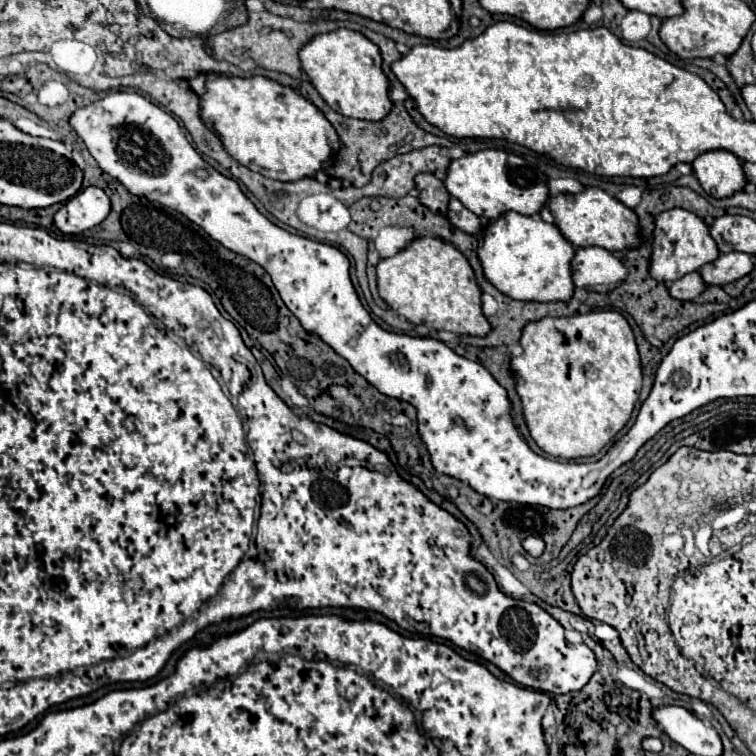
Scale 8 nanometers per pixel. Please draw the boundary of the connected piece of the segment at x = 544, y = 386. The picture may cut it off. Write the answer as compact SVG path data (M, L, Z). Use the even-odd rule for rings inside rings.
M602 310L602 312L588 312L588 314L574 314L568 318L542 318L538 322L530 322L524 326L524 334L520 340L524 354L518 358L512 358L512 372L516 370L518 382L516 382L516 392L522 398L522 406L524 406L524 418L528 424L528 430L532 434L532 438L536 440L536 444L546 452L552 454L556 458L566 458L566 460L576 460L576 458L590 458L594 454L598 454L630 420L634 404L640 396L640 388L642 388L642 366L640 366L640 354L636 348L636 340L634 340L634 332L630 328L630 324L626 322L626 318L622 314L618 314L616 310Z

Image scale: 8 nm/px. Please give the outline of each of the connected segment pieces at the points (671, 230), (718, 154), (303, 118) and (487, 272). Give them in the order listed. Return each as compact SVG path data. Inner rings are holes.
M672 208L672 210L662 212L656 218L650 274L658 282L672 284L672 282L680 280L684 274L696 272L696 270L700 270L700 266L714 262L718 256L720 256L720 250L718 250L714 238L710 236L708 226L696 214L692 214L684 208Z
M728 150L704 152L692 162L692 168L704 192L712 198L730 198L748 184L742 162Z
M212 76L206 94L200 96L200 106L204 124L222 138L226 152L254 172L266 170L260 174L274 180L294 182L314 176L340 150L334 126L308 98L264 76Z
M506 212L498 220L490 220L480 238L478 258L484 268L484 276L494 284L502 294L508 294L512 300L532 300L532 302L568 302L574 294L572 282L572 254L574 246L560 234L554 224L540 220L540 216L522 216L518 212Z

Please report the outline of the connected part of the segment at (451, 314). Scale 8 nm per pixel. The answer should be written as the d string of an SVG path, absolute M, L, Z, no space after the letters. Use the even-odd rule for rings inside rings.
M432 236L416 238L396 256L382 258L376 270L380 296L412 324L468 336L488 334L488 318L482 312L482 292L476 284L474 270L450 242Z

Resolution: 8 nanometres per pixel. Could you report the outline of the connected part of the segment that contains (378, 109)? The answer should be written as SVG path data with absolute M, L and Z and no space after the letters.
M340 28L328 34L314 36L300 50L300 62L314 88L332 110L350 118L372 122L382 120L392 110L392 100L388 96L390 82L382 72L380 48L364 34Z

